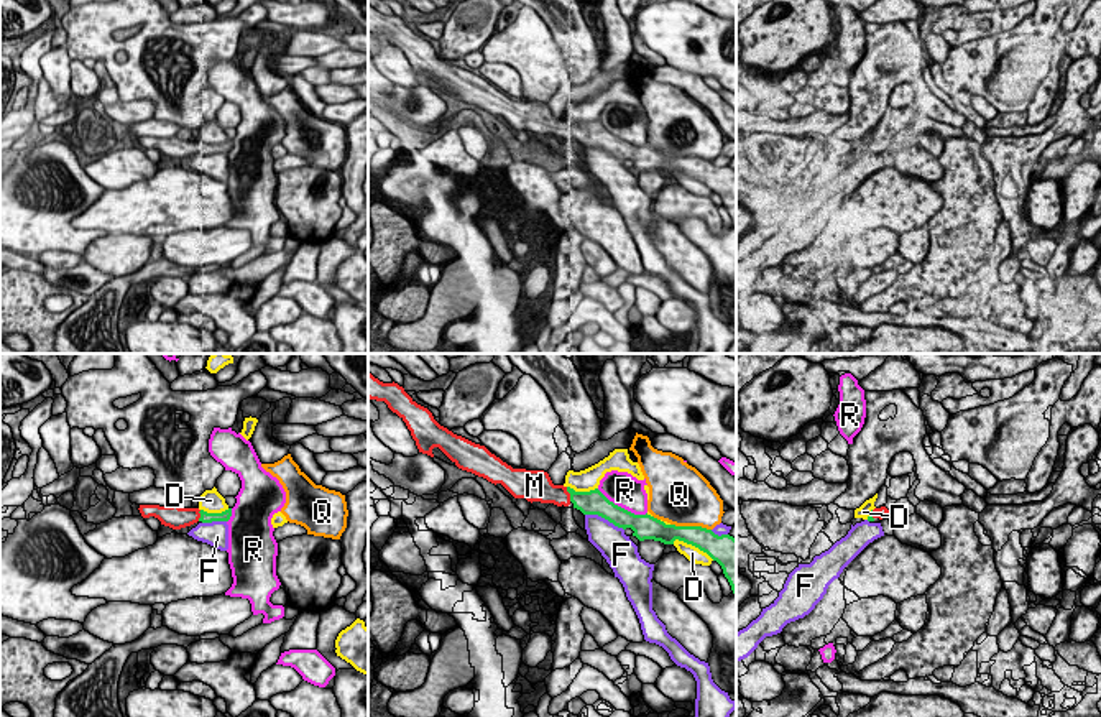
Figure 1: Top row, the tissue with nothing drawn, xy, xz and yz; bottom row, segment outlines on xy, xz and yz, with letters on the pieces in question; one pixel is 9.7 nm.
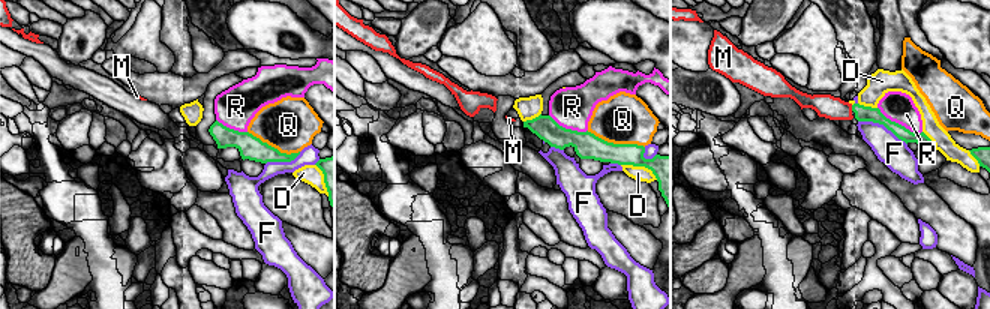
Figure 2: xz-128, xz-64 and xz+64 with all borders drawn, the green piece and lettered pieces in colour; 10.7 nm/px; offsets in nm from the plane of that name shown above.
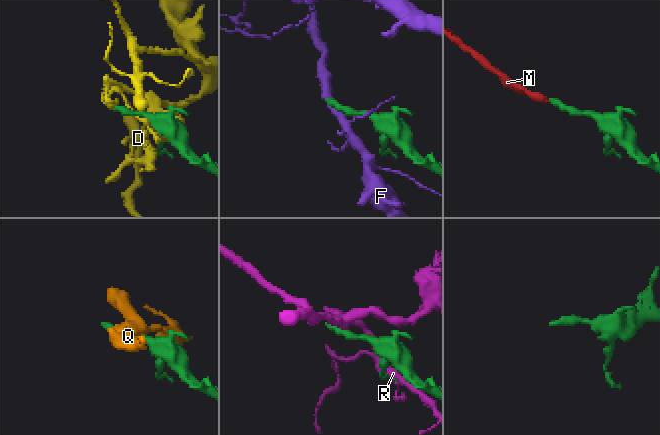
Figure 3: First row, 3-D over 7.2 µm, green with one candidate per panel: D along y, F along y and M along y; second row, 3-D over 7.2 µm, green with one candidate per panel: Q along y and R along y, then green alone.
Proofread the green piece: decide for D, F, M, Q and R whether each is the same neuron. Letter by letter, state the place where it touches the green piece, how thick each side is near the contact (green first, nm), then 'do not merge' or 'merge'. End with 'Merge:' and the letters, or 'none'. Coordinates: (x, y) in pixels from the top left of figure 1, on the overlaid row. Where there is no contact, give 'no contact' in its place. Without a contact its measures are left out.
D: xz (694, 545) | 240/140 nm | do not merge
F: xz (605, 518) | 240/300 nm | do not merge
M: xz (569, 492) | 240/220 nm | merge
Q: xz (691, 527) | 220/480 nm | do not merge
R: xz (620, 507) | 220/320 nm | do not merge
Merge: M

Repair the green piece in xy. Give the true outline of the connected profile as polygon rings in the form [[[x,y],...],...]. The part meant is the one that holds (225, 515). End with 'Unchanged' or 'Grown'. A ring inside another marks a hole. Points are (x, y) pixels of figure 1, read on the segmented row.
[[[140,505],[138,510],[143,518],[154,516],[161,521],[161,525],[169,526],[173,530],[181,530],[197,521],[202,523],[228,521],[232,516],[232,508],[222,513],[207,513],[199,508],[179,508],[177,505],[173,507]]]. Grown

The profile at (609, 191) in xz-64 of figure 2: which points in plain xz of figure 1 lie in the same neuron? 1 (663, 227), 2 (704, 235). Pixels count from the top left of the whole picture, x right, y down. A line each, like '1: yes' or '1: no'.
1: no
2: no

